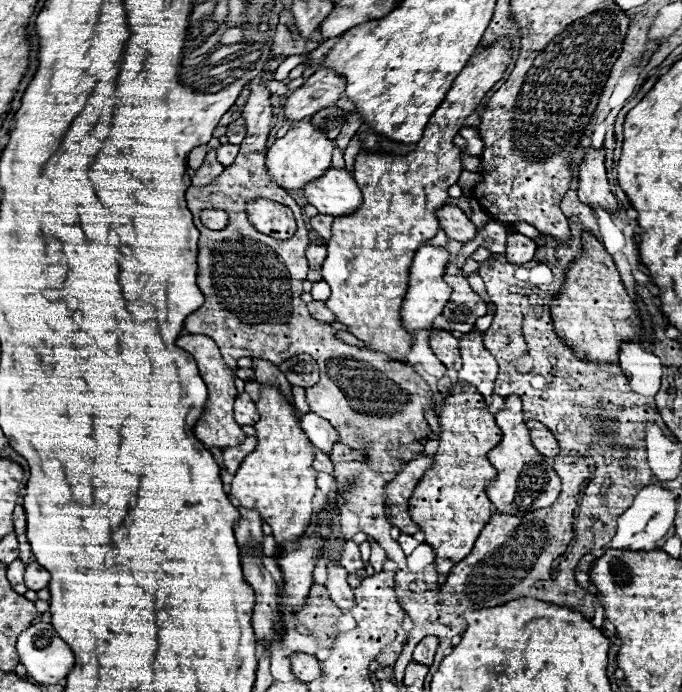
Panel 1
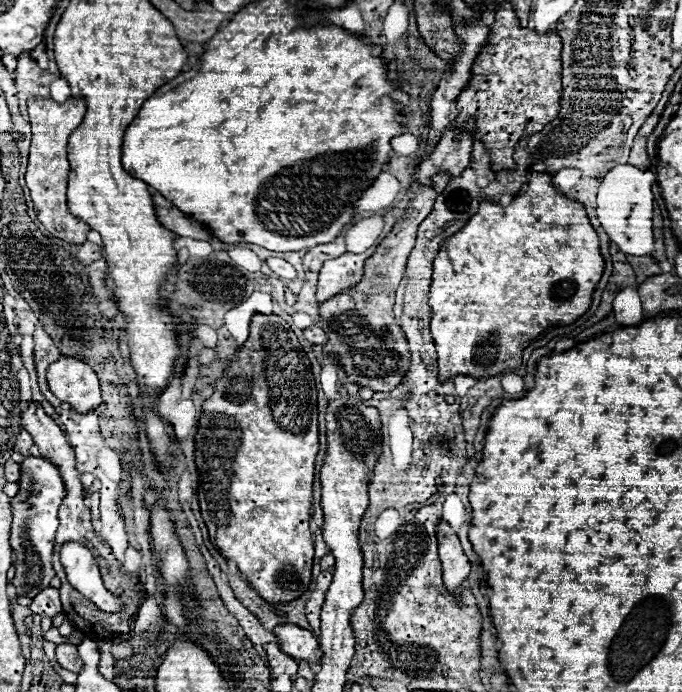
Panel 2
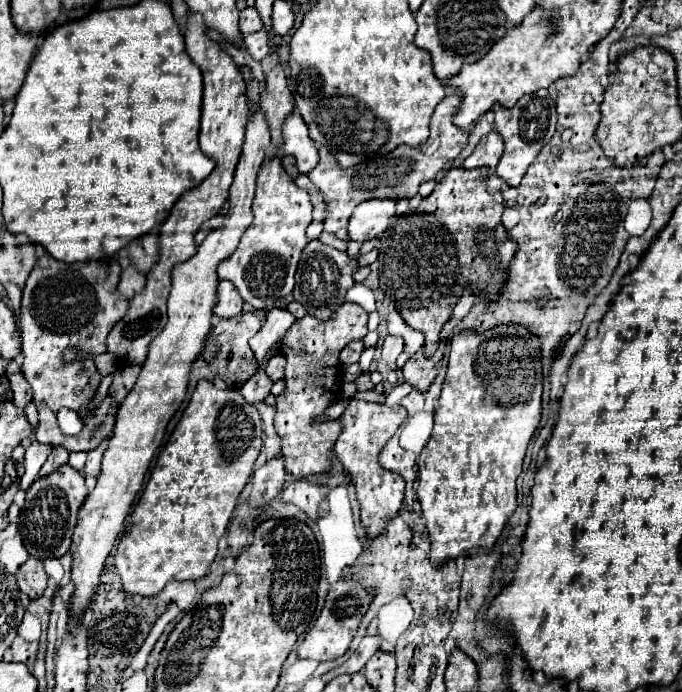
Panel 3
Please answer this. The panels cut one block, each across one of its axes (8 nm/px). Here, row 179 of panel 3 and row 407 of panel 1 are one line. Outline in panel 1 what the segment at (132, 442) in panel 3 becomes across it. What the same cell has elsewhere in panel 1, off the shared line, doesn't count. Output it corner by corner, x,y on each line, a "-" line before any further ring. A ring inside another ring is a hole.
242,392
236,396
236,404
234,404
234,420
240,426
254,426
258,420
258,410
254,400
248,396
248,392

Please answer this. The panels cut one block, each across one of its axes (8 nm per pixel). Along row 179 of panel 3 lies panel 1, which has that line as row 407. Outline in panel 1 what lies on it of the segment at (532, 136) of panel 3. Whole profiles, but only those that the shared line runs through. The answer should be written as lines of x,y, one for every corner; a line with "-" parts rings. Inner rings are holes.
512,394
506,398
504,408
496,412
496,424
502,428
502,440
496,448
492,448
492,452
488,452
488,460
498,470
498,478
492,484
488,484
488,496
496,512
524,514
536,508
552,506
560,496
562,482
556,476
548,458
542,456
530,442
524,414
522,414
520,396

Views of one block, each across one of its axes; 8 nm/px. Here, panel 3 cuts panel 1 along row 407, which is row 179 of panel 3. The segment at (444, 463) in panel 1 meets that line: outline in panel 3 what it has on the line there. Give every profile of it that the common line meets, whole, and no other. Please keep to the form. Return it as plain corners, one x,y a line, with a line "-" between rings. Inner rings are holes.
450,168
417,210
392,218
392,224
378,242
380,288
404,322
424,334
426,356
437,350
442,326
450,320
450,312
466,288
486,300
502,296
508,266
516,256
518,244
508,236
500,220
505,208
503,197
499,192
493,197
489,195
486,178
486,168
-
478,236
488,236
490,248
468,248
470,243
478,242

